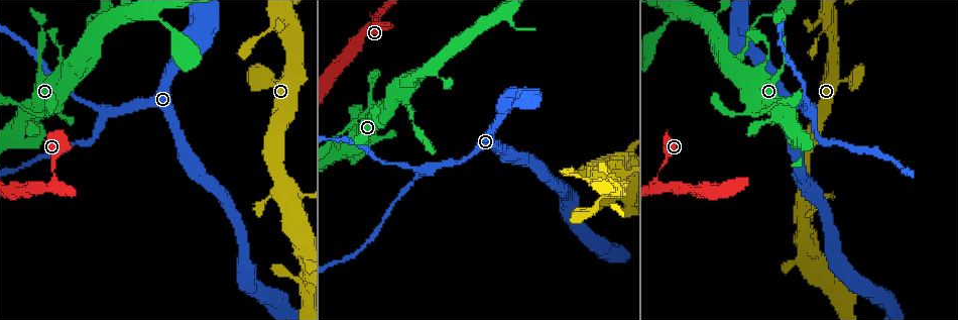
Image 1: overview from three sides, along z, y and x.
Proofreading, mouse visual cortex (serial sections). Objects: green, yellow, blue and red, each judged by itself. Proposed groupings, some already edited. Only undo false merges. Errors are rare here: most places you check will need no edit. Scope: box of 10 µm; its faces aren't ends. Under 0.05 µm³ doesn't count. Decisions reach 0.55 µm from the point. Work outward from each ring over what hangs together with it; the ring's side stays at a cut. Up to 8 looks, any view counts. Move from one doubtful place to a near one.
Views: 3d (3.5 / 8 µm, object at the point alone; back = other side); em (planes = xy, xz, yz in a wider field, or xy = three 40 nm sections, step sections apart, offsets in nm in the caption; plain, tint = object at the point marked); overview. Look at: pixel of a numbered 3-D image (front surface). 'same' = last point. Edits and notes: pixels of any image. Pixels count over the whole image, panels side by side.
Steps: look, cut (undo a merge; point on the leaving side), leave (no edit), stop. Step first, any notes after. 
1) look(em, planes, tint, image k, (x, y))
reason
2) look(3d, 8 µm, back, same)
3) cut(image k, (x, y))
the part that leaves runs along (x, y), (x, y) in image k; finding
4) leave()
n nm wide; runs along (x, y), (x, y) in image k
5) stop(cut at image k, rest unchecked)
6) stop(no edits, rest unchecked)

look(3d, 3.5 µm, back, image 1, (50, 187))

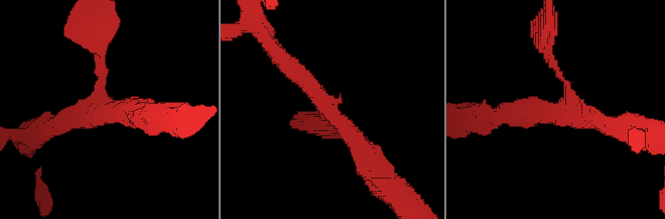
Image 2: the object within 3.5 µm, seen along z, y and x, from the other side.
look(em, xy, step 5, tint, image 2, (106, 109))
3 arms; arms of 150, 250, 350 nm

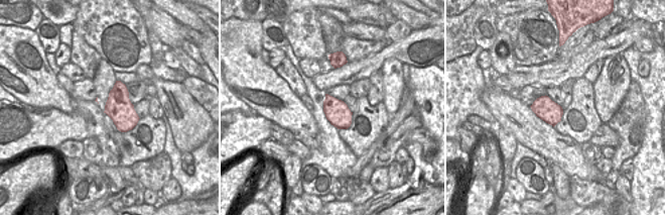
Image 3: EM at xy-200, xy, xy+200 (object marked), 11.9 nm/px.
leave()
runs along (99, 51), (105, 111), (142, 114) in image 2; all the same cell

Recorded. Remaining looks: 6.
look(3d, 8 µm, back, image 1, (406, 97))

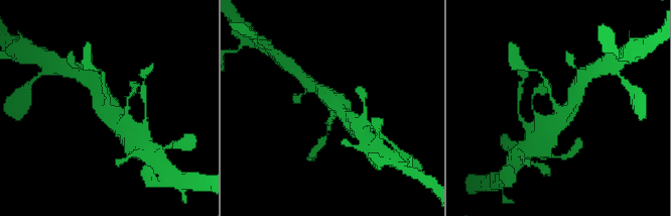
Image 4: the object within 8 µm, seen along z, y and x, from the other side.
look(em, xy, step 2, tint, same)
3 arms; arms of 150, 450, 500 nm

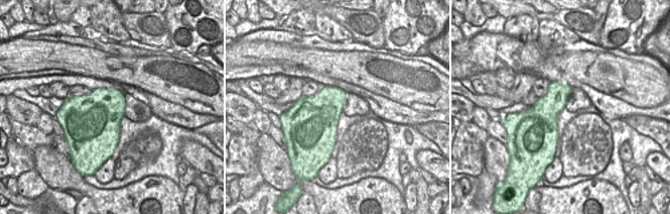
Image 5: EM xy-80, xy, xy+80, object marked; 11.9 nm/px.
leave()
runs along (543, 132), (572, 104), (575, 93) in image 4; all the same cell

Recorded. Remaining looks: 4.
look(3d, 3.5 µm, image 1, (46, 114))
narrows sharply

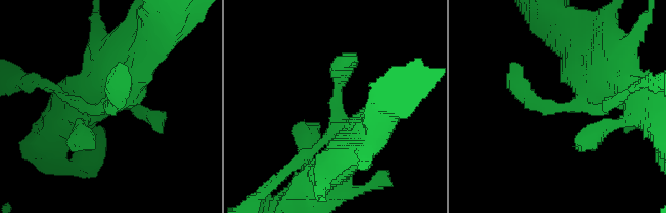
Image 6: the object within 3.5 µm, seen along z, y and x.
look(em, planes, tint, image 6, (333, 110))

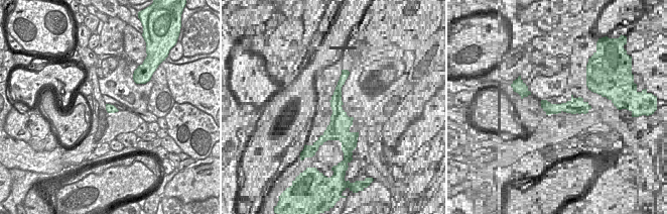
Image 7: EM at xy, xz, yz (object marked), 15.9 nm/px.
leave()
one cell here

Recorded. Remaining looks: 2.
stop(no edits, rest unchecked)

